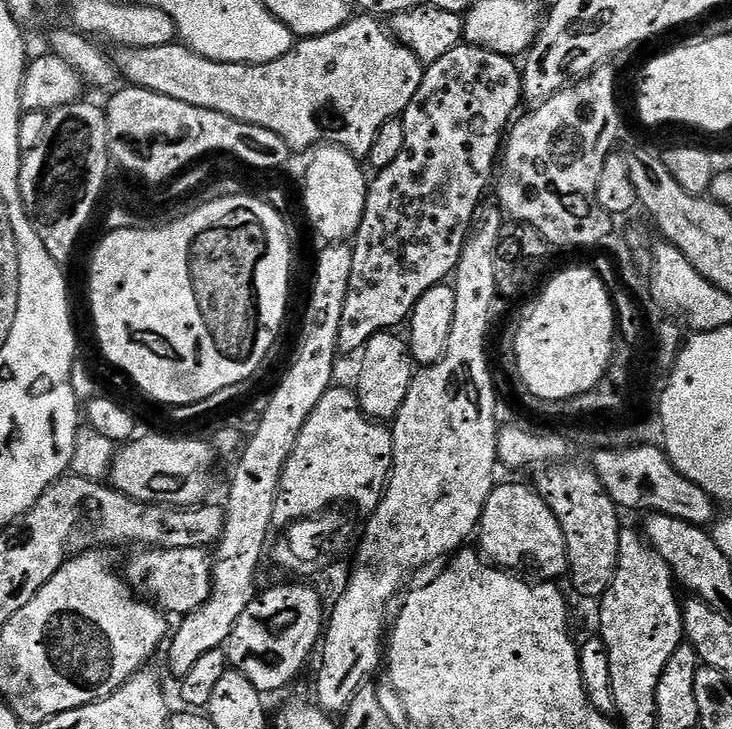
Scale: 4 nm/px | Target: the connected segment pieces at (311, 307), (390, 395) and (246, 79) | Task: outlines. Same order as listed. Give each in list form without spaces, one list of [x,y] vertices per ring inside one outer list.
[[[329,243],[324,246],[316,260],[312,297],[308,300],[308,313],[304,316],[304,329],[300,332],[296,357],[288,373],[281,378],[280,385],[273,390],[252,437],[243,441],[235,457],[236,469],[228,484],[228,504],[224,508],[226,526],[220,543],[214,548],[212,593],[205,604],[198,606],[198,610],[183,617],[171,633],[167,645],[168,664],[177,681],[184,680],[186,674],[190,674],[191,668],[202,659],[202,654],[210,654],[210,650],[227,645],[238,618],[242,618],[242,610],[246,610],[246,606],[250,606],[252,599],[258,595],[256,575],[260,572],[260,559],[264,556],[268,532],[273,531],[272,519],[282,470],[290,458],[290,450],[294,450],[294,442],[298,442],[298,434],[302,434],[302,426],[306,426],[306,418],[310,418],[314,406],[322,402],[322,394],[326,394],[334,384],[332,375],[336,372],[336,356],[340,352],[338,334],[350,286],[350,270],[354,270],[351,243]]]
[[[389,330],[374,334],[374,338],[368,340],[362,349],[364,361],[360,364],[360,373],[356,376],[356,384],[354,383],[361,410],[377,422],[395,421],[398,410],[402,410],[402,402],[406,402],[406,394],[414,375],[409,341],[396,335],[400,334]]]
[[[356,14],[351,20],[347,20],[338,30],[330,30],[321,36],[309,36],[301,39],[299,42],[293,43],[292,49],[286,54],[282,54],[282,58],[274,58],[270,62],[262,62],[261,64],[235,64],[234,62],[218,62],[206,58],[202,54],[198,54],[192,48],[188,48],[183,42],[173,42],[166,46],[150,46],[149,48],[120,48],[114,56],[114,63],[118,69],[119,75],[124,76],[129,85],[137,88],[149,88],[151,92],[157,92],[163,96],[170,98],[178,98],[178,102],[186,102],[190,106],[198,106],[202,110],[214,110],[218,114],[226,114],[226,118],[234,118],[243,124],[254,124],[262,126],[268,130],[274,130],[274,134],[278,134],[278,138],[282,138],[286,142],[286,146],[293,152],[304,152],[315,149],[325,138],[324,131],[328,128],[328,123],[332,120],[332,138],[333,145],[340,145],[346,151],[351,152],[357,158],[366,158],[370,154],[370,146],[374,146],[374,138],[378,138],[378,130],[382,130],[382,126],[386,126],[386,122],[403,117],[406,106],[410,106],[410,102],[414,98],[414,94],[418,94],[418,86],[422,86],[422,78],[424,77],[425,65],[420,63],[416,55],[410,49],[400,43],[387,27],[384,28],[379,19],[371,14]]]

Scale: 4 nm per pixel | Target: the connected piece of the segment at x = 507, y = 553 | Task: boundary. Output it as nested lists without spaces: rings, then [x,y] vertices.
[[[497,483],[492,489],[490,498],[484,507],[484,513],[480,515],[478,525],[478,540],[480,536],[479,551],[495,567],[505,570],[520,570],[524,567],[528,572],[537,572],[540,578],[556,578],[552,576],[564,576],[568,570],[568,555],[566,554],[566,538],[562,538],[562,526],[558,526],[558,518],[546,506],[546,502],[536,491],[535,487],[524,484]]]

